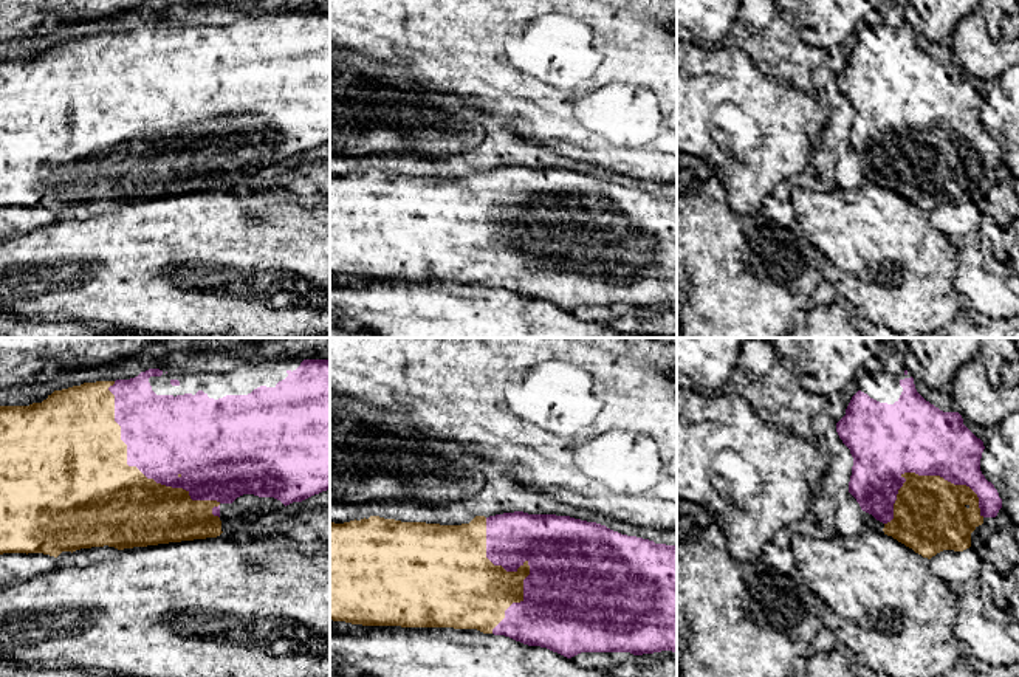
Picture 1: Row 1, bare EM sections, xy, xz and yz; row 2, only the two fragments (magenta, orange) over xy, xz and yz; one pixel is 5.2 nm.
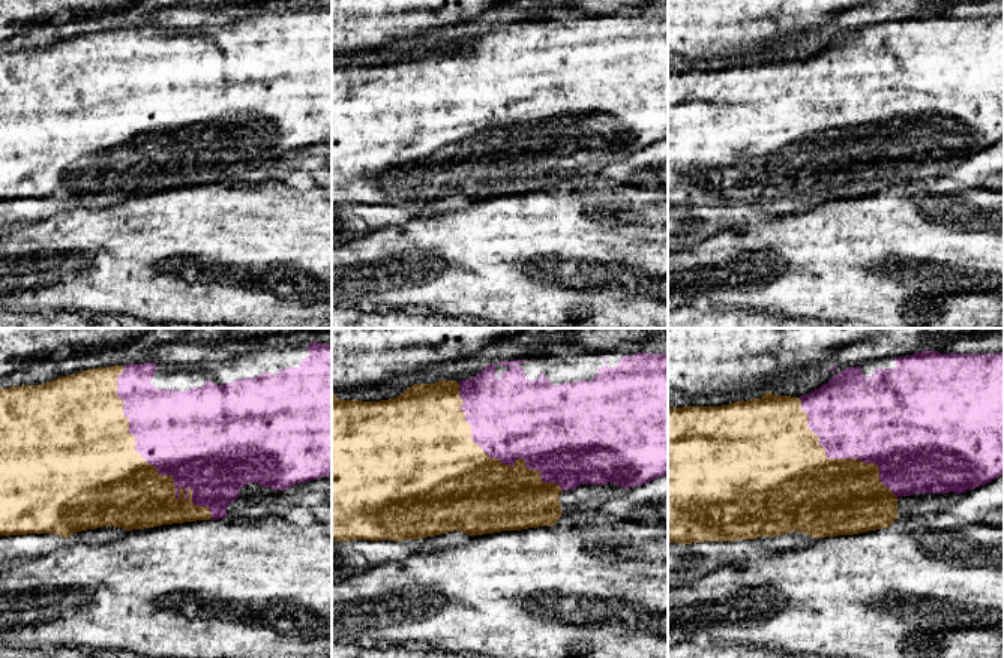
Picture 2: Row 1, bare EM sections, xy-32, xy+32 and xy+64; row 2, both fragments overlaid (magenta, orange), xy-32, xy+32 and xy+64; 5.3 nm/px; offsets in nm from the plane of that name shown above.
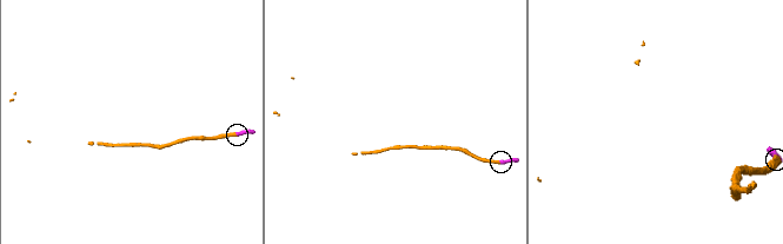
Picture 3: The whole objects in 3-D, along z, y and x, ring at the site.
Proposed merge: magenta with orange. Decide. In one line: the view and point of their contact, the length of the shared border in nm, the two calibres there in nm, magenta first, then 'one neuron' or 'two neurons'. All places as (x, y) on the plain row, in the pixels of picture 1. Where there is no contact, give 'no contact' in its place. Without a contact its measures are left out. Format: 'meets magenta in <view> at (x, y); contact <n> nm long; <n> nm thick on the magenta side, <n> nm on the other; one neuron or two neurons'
meets magenta in xy at (141, 124); contact 900 nm long; 420 nm thick on the magenta side, 440 nm on the other; one neuron

